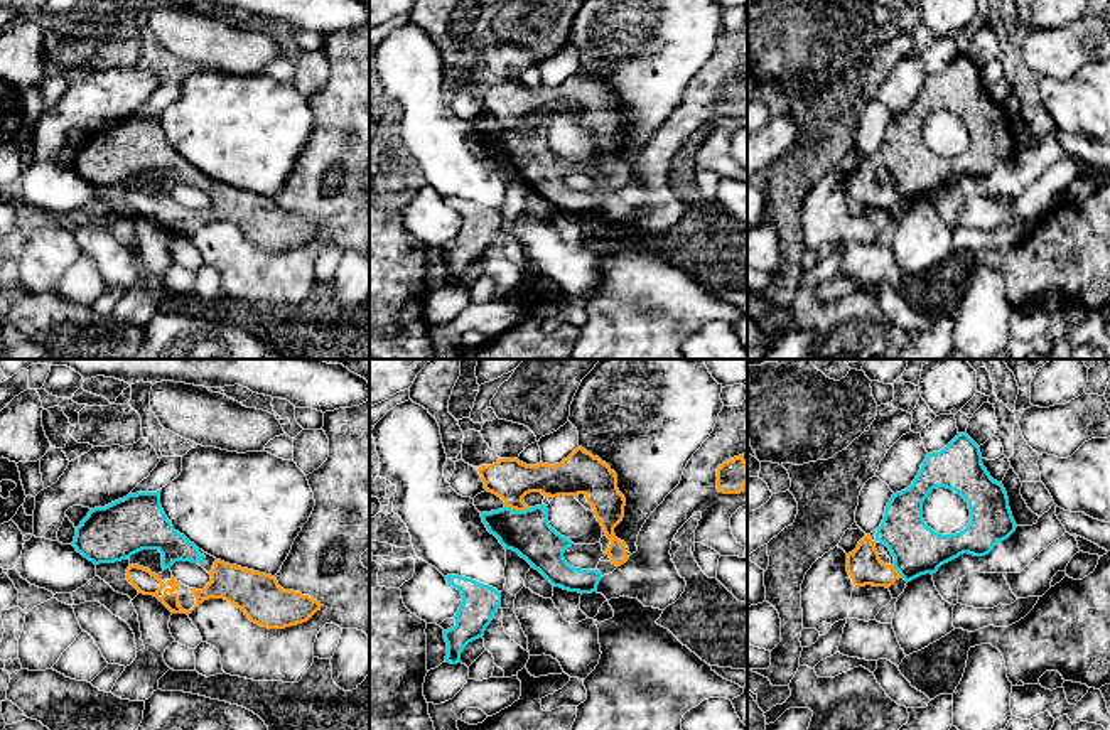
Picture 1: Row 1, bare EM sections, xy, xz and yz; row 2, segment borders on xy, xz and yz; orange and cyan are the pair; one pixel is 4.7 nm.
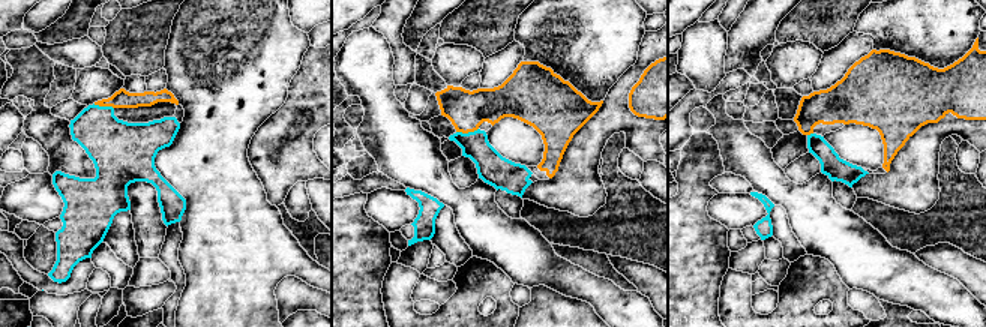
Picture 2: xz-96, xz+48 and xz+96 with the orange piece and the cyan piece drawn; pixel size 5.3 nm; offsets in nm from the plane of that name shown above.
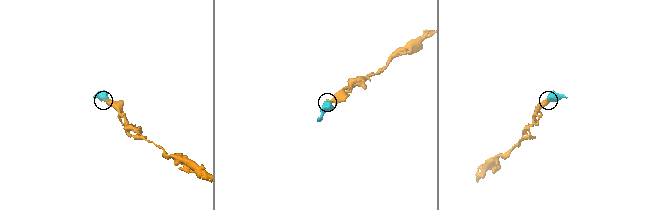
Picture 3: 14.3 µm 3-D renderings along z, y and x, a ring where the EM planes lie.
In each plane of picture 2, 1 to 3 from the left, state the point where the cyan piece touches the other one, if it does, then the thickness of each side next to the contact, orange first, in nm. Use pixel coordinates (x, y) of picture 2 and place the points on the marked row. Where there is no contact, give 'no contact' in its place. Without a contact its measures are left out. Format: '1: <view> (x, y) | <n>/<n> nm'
1: xz-96 (104, 105) | 100/300 nm
2: xz+48 (467, 132) | 220/170 nm
3: xz+96 (809, 134) | 220/120 nm

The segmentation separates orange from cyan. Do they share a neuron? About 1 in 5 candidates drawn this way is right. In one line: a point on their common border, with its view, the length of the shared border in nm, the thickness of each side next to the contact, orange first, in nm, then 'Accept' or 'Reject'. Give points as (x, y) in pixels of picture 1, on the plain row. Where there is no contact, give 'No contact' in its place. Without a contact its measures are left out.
Touches orange at xz (517, 132). Shared border 120 nm. Thickness 200 nm (orange) against 220 nm. Accept

